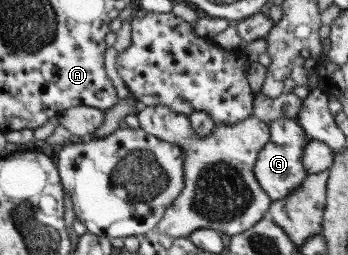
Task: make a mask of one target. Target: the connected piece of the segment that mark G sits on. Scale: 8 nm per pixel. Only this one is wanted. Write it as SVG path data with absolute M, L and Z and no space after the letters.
M291 117L287 119L275 119L268 124L269 140L261 147L258 152L257 158L254 162L254 177L257 179L259 186L263 189L263 192L270 198L270 200L279 200L286 197L289 192L297 188L302 180L309 175L303 168L302 160L302 146L308 143L308 138L304 133L301 126L298 125L298 121Z

